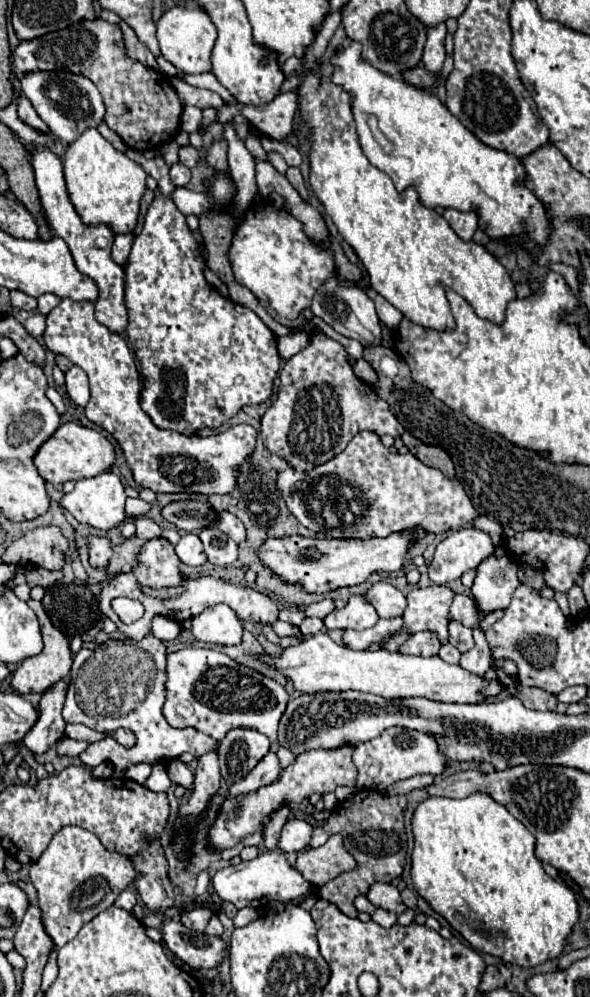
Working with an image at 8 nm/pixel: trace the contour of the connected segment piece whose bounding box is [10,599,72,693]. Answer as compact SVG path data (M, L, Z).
M28 601L28 607L34 609L38 621L40 621L40 631L42 631L42 639L44 639L44 649L42 653L30 657L30 659L24 659L22 665L14 671L12 675L12 681L10 681L10 687L18 693L46 693L48 689L52 689L58 681L62 681L68 673L70 673L70 667L72 667L72 653L70 653L70 647L68 647L68 639L50 623L46 611L42 609L42 603L40 601Z

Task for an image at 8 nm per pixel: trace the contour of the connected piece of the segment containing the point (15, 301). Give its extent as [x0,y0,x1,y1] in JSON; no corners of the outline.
[10,291,36,311]

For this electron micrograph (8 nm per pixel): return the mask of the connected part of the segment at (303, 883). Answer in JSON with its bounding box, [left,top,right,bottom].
[212,849,312,909]

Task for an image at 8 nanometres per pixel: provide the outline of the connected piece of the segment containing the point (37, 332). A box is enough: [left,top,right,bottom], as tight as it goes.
[24,313,46,339]

